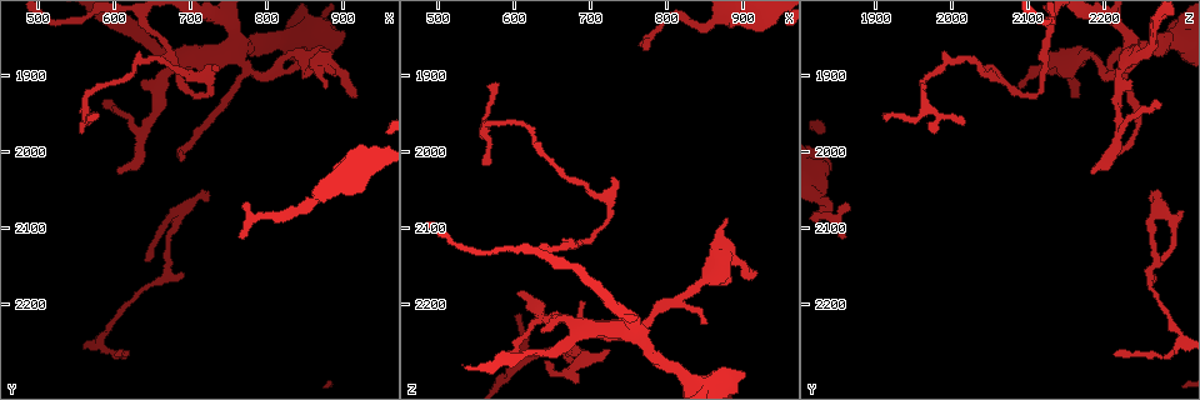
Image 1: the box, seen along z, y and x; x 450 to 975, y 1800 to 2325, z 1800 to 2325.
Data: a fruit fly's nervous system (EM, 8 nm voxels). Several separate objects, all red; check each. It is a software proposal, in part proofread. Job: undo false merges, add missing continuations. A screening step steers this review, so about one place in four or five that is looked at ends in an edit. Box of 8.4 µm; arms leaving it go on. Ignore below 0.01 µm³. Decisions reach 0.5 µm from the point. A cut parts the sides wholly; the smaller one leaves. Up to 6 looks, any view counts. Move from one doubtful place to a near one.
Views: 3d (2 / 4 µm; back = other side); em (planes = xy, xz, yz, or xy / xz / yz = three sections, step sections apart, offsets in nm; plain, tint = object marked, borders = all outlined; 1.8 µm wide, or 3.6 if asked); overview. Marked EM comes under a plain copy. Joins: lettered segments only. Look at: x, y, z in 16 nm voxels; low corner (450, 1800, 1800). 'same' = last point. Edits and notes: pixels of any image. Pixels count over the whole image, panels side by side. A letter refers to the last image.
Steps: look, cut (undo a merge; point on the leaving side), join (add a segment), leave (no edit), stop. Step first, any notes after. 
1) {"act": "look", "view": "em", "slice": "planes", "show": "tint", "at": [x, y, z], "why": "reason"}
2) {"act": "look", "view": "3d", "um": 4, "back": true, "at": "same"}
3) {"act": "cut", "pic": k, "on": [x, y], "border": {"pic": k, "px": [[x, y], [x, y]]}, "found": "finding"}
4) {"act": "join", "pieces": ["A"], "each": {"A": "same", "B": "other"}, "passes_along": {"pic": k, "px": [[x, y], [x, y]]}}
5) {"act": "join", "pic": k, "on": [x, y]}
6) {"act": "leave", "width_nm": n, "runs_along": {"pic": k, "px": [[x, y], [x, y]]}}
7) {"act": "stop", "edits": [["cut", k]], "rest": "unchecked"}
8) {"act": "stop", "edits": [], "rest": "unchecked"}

{"act": "look", "view": "em", "slice": "yz", "step": 8, "show": "tint", "at": [690, 2075, 2270], "why": "calibre changes"}

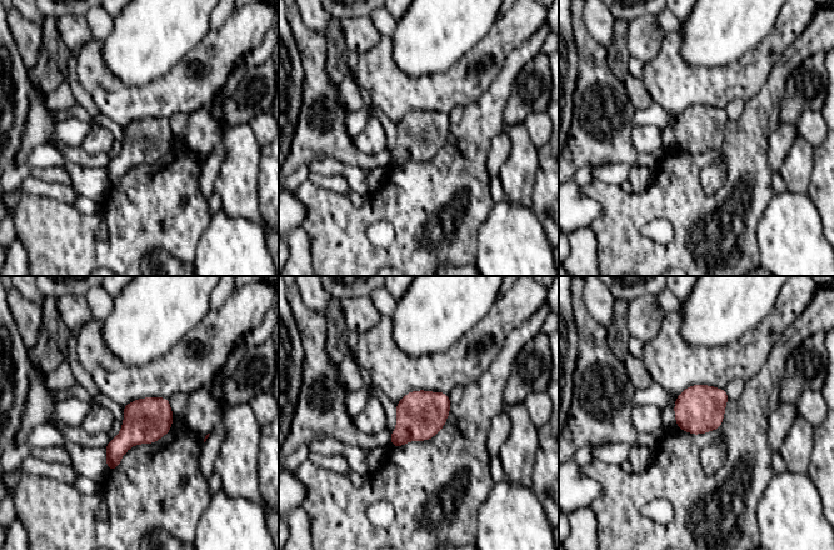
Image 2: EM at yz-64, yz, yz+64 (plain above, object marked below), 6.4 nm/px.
{"act": "look", "view": "em", "slice": "yz", "step": 8, "show": "borders", "at": "same"}

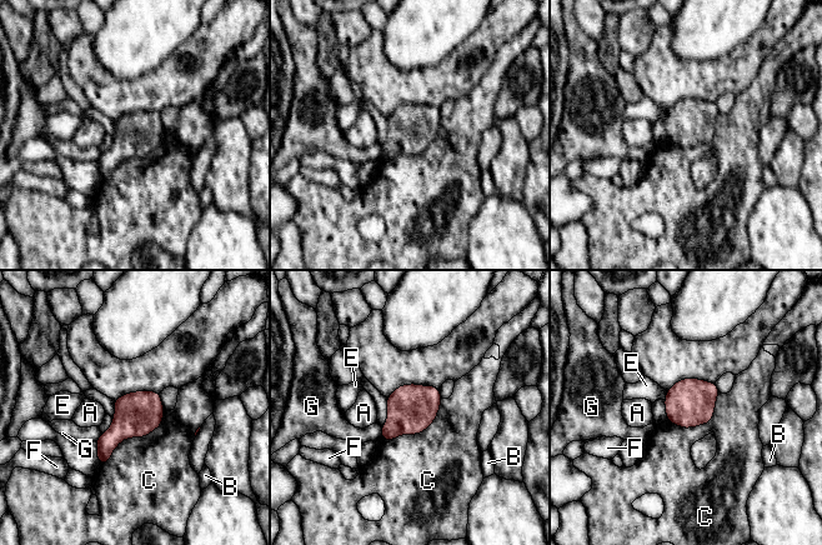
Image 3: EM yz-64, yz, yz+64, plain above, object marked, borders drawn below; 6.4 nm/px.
{"act": "leave", "longest_contact_nm": ["C", 550], "each": {"A": "other", "B": "other", "C": "other", "E": "other", "F": "other", "G": "other"}, "border": {"pic": 3, "px": [[165, 411], [99, 465]]}, "found": "one neuron here"}

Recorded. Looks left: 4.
{"act": "look", "view": "em", "slice": "planes", "show": "borders", "at": [605, 2025, 2190], "why": "an open end"}

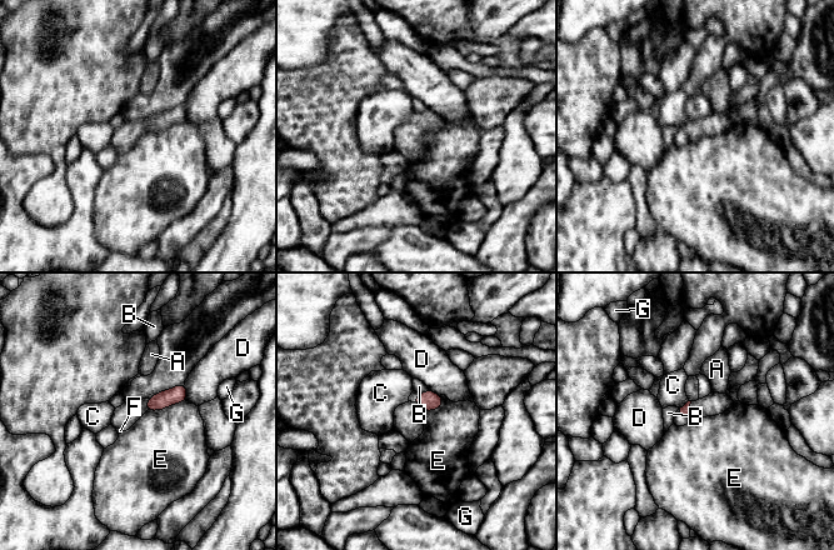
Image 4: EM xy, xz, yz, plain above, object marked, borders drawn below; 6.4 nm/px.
{"act": "join", "pic": 4, "on": [679, 420], "each": {"A": "other", "B": "other", "C": "other", "D": "other", "E": "other", "F": "same", "G": "other"}, "passes_along": {"pic": 4, "px": [[684, 410], [683, 414], [679, 420]]}, "found": "it goes on there"}

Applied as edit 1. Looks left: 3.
{"act": "look", "view": "em", "slice": "planes", "show": "borders", "at": [575, 1960, 1915], "why": "an open end"}

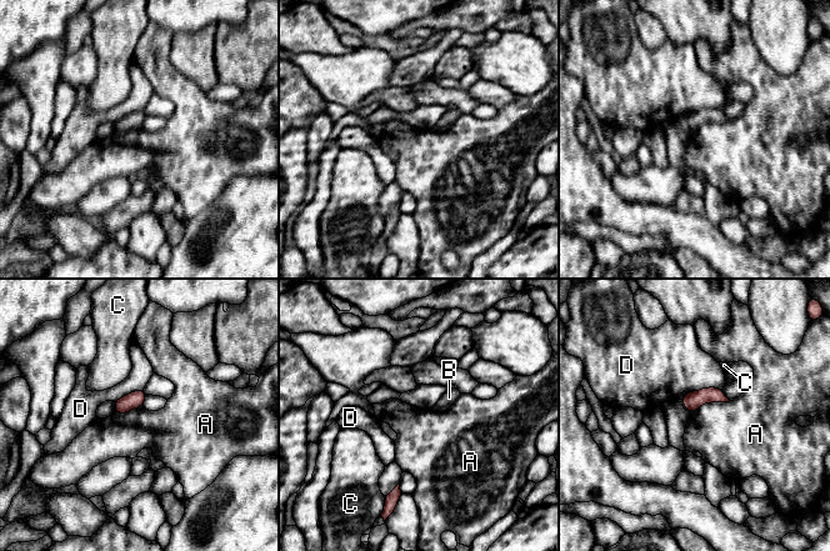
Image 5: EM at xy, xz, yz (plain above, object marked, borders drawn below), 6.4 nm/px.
{"act": "leave", "width_nm": 110, "each": {"A": "other", "B": "other", "C": "other", "D": "other"}, "border": {"pic": 5, "px": [[730, 401], [703, 402], [690, 414]]}, "found": "no lettered segment goes on from it"}

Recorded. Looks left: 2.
{"act": "stop", "edits": [["join", 4]], "rest": "unchecked"}

